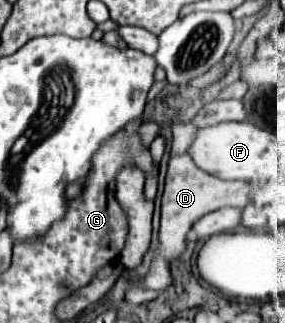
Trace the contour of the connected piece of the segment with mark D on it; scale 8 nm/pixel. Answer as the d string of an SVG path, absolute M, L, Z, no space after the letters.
M183 154L175 156L169 160L169 170L165 178L165 192L161 198L161 228L159 228L159 252L151 264L151 270L141 278L143 288L153 288L153 290L165 290L171 284L171 272L169 272L169 262L179 258L179 254L185 250L185 234L191 230L195 220L199 220L203 214L209 214L213 210L233 206L233 208L245 208L248 204L261 207L261 204L253 202L253 192L259 190L259 185L243 180L221 180L215 178L203 170L199 170L193 160Z

